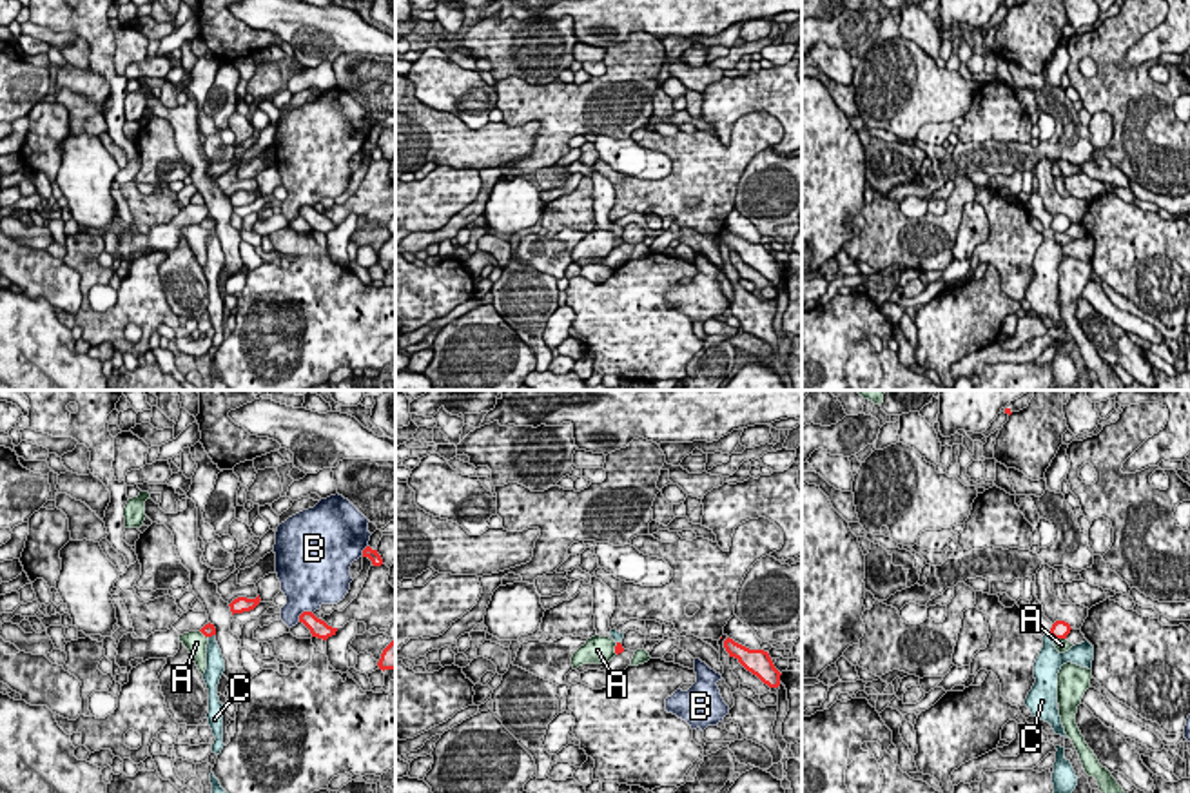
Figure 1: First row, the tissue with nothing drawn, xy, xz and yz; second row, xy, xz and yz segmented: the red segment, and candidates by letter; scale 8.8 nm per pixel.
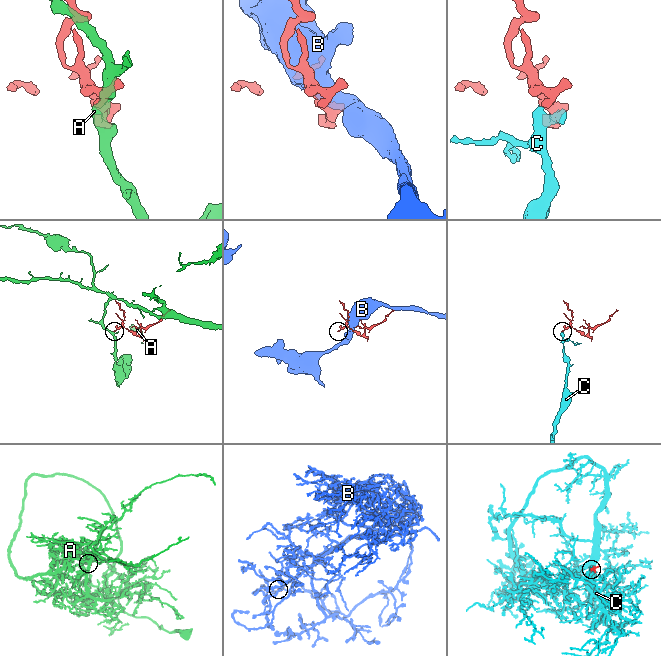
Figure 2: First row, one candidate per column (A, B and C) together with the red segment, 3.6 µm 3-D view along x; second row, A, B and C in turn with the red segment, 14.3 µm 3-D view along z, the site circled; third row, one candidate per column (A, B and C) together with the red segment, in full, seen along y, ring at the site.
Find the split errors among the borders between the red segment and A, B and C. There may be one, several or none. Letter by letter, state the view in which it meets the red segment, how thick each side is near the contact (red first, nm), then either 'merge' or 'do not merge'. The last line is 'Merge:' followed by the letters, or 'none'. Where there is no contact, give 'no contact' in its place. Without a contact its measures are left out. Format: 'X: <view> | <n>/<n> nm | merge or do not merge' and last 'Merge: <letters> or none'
A: yz | 160/130 nm | do not merge
B: xy | 160/440 nm | do not merge
C: yz | 160/240 nm | do not merge
Merge: none

